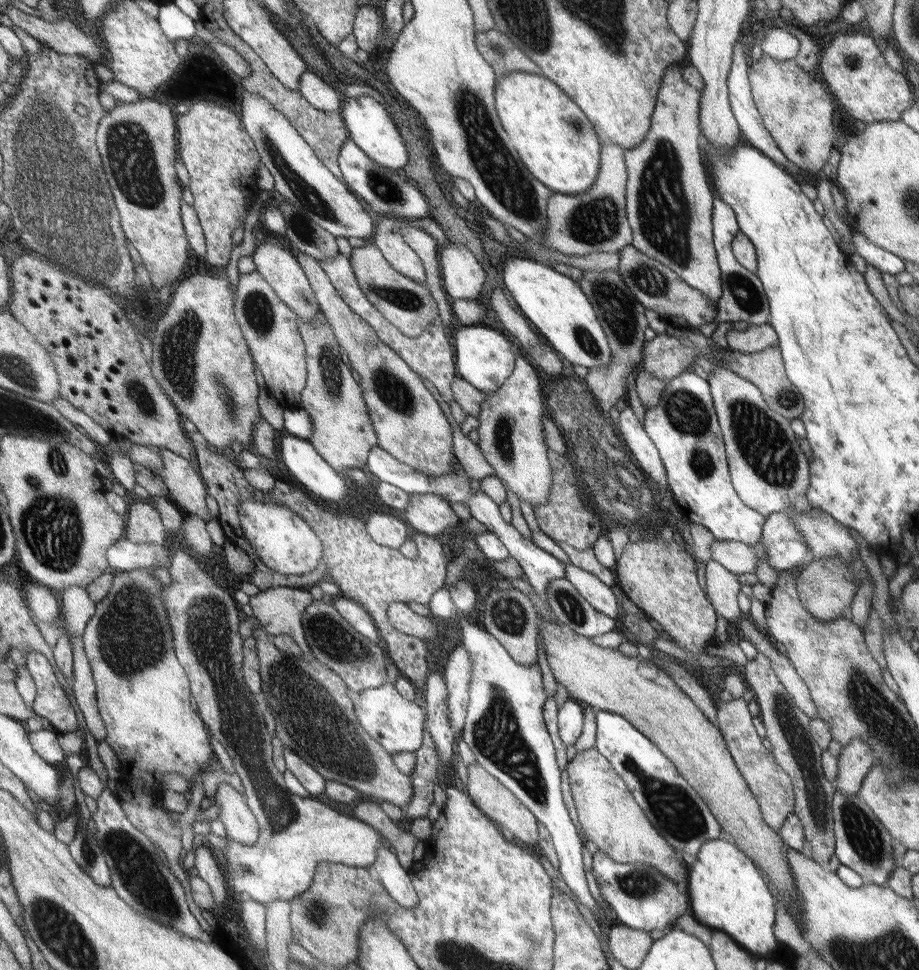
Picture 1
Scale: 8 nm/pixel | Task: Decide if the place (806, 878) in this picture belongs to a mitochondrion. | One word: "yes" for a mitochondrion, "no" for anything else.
no

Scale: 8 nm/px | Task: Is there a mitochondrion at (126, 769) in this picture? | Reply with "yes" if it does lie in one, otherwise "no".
no

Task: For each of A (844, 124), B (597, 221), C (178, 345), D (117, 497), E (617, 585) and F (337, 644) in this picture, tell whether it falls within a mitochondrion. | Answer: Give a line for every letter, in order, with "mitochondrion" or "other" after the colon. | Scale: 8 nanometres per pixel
A: other
B: mitochondrion
C: mitochondrion
D: other
E: other
F: mitochondrion

